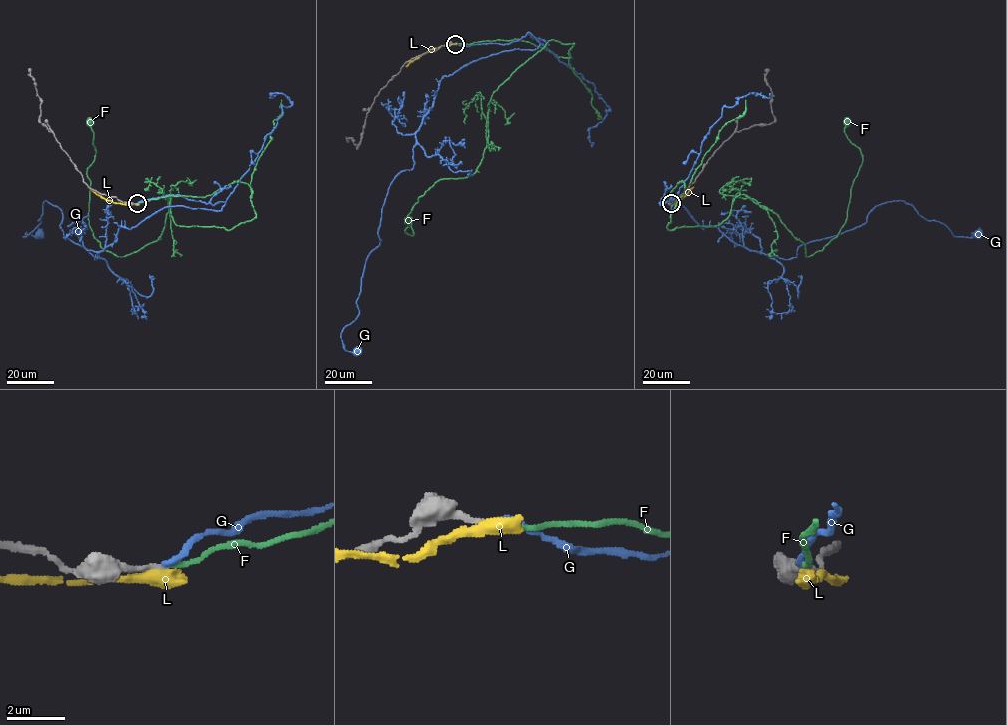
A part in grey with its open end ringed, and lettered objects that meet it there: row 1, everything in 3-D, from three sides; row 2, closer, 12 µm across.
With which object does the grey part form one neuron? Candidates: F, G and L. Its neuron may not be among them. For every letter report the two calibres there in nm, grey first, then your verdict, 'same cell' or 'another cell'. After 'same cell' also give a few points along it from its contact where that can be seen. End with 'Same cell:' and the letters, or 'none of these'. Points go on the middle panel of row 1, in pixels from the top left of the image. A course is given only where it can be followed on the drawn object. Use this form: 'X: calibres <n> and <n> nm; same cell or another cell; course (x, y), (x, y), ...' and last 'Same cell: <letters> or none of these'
F: calibres 170 and 180 nm; another cell
G: calibres 170 and 200 nm; another cell
L: calibres 220 and 600 nm; another cell
Same cell: none of these

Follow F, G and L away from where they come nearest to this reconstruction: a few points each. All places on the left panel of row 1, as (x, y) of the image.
F: (136, 203), (241, 181), (256, 216), (179, 226), (170, 194), (158, 239), (105, 250), (88, 217), (90, 123)
G: (136, 203), (180, 195), (225, 204), (165, 207), (120, 226), (95, 259), (45, 200), (23, 237), (39, 234)
L: (136, 204), (114, 203), (88, 187)

